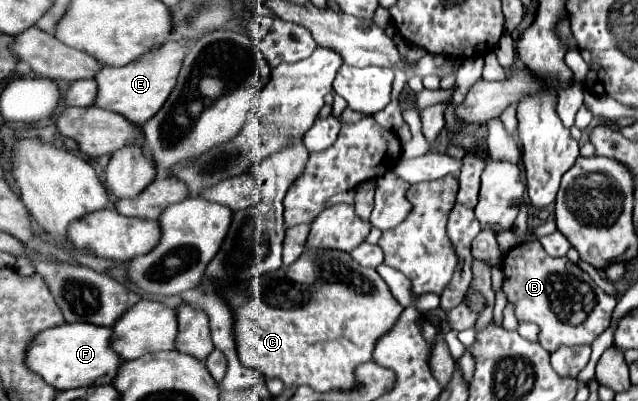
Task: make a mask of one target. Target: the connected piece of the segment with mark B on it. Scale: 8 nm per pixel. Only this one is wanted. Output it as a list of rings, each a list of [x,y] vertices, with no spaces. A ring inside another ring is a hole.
[[[538,241],[522,243],[522,257],[520,251],[514,251],[514,259],[518,263],[512,263],[512,273],[506,273],[502,289],[514,303],[516,317],[540,327],[540,341],[546,351],[552,353],[562,345],[592,345],[610,327],[616,297],[604,293],[576,263],[566,257],[550,257]],[[592,311],[594,317],[588,317]]]

